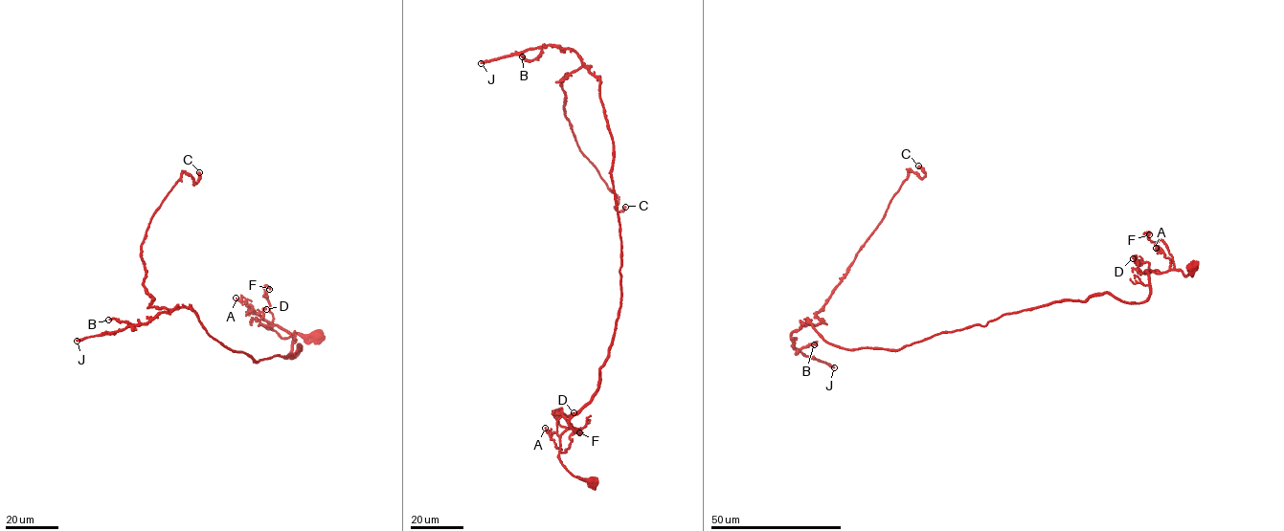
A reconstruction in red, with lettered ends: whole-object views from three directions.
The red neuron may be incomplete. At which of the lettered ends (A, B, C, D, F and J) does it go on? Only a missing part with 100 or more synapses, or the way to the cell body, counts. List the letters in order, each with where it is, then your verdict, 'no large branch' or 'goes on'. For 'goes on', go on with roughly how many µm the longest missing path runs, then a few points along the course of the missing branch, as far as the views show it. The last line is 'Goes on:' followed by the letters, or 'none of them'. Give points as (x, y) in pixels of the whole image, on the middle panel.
A: at (545, 428); no large branch
B: at (522, 56); no large branch
C: at (625, 207); no large branch
D: at (574, 412); no large branch
F: at (579, 432); no large branch
J: at (481, 63); goes on; about 80 µm are missing
Goes on: J

